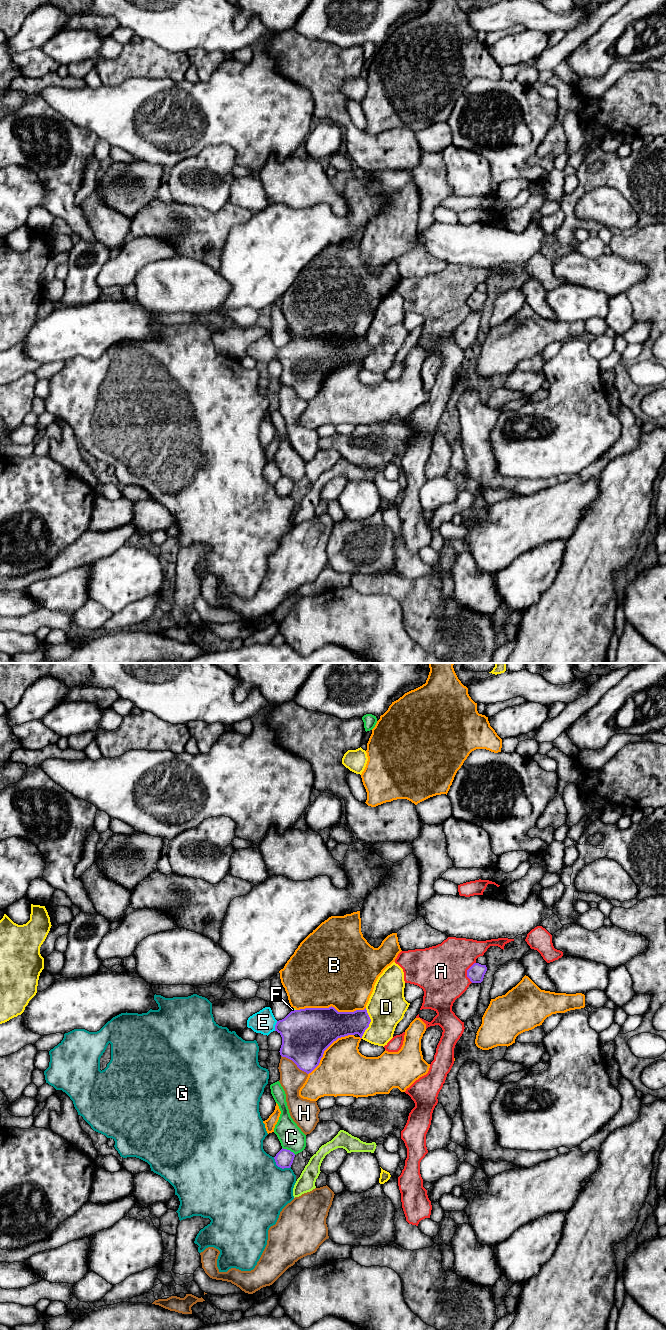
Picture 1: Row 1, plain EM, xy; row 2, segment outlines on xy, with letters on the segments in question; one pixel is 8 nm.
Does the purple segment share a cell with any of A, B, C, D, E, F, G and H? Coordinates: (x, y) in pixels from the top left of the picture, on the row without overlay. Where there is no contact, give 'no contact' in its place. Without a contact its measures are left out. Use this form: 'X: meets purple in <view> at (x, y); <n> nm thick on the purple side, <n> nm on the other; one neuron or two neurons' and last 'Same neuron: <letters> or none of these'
A: meets purple in xy at (467, 300); 140 nm thick on the purple side, 420 nm on the other; two neurons
B: meets purple in xy at (331, 334); 360 nm thick on the purple side, 500 nm on the other; two neurons
C: meets purple in xy at (289, 478); 150 nm thick on the purple side, 200 nm on the other; two neurons
D: meets purple in xy at (369, 351); 200 nm thick on the purple side, 300 nm on the other; two neurons
E: meets purple in xy at (275, 354); 380 nm thick on the purple side, 180 nm on the other; one neuron
F: meets purple in xy at (294, 338); 400 nm thick on the purple side, 30 nm on the other; two neurons
G: meets purple in xy at (280, 495); 150 nm thick on the purple side, 480 nm on the other; two neurons
H: meets purple in xy at (294, 390); 400 nm thick on the purple side, 190 nm on the other; two neurons
Same neuron: E

